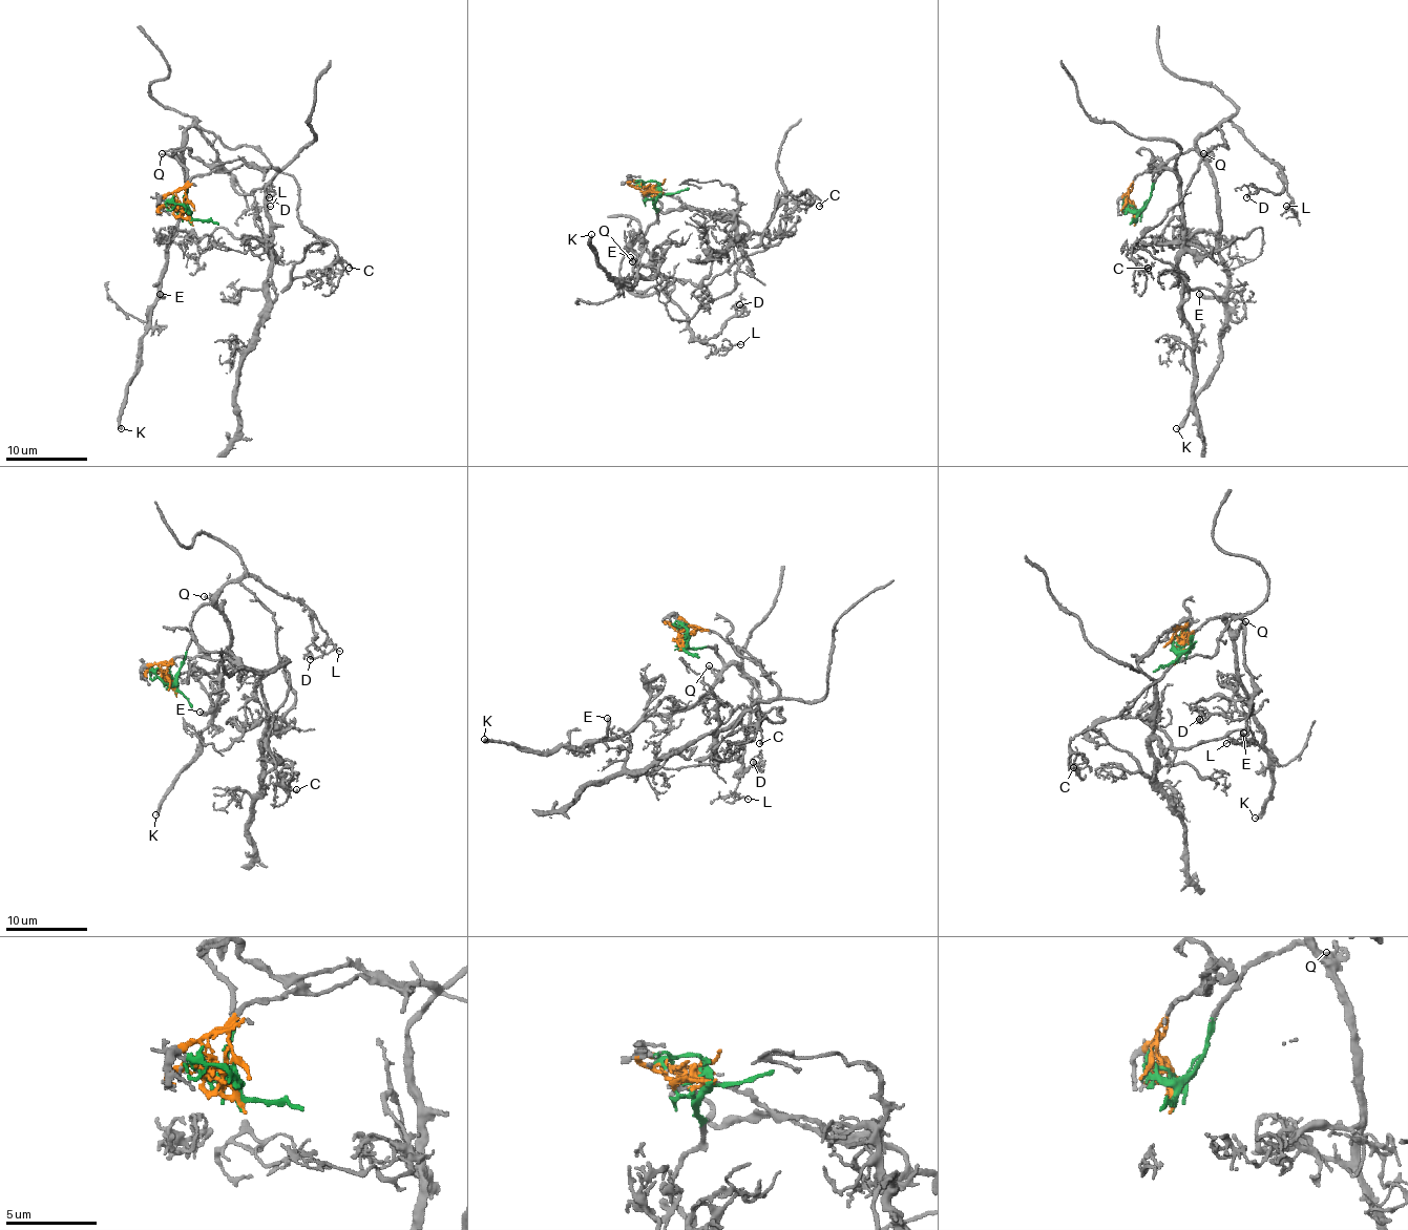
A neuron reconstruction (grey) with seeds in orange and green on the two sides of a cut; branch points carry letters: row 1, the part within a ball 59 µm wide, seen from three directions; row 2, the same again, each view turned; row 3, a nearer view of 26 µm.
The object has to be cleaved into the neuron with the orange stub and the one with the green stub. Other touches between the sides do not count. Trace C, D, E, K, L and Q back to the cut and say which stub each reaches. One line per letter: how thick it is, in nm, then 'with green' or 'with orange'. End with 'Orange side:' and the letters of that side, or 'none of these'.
C: calibre 160 nm; with green
D: calibre 300 nm; with green
E: calibre 360 nm; with green
K: calibre 300 nm; with green
L: calibre 130 nm; with green
Q: calibre 180 nm; with green
Orange side: none of these

